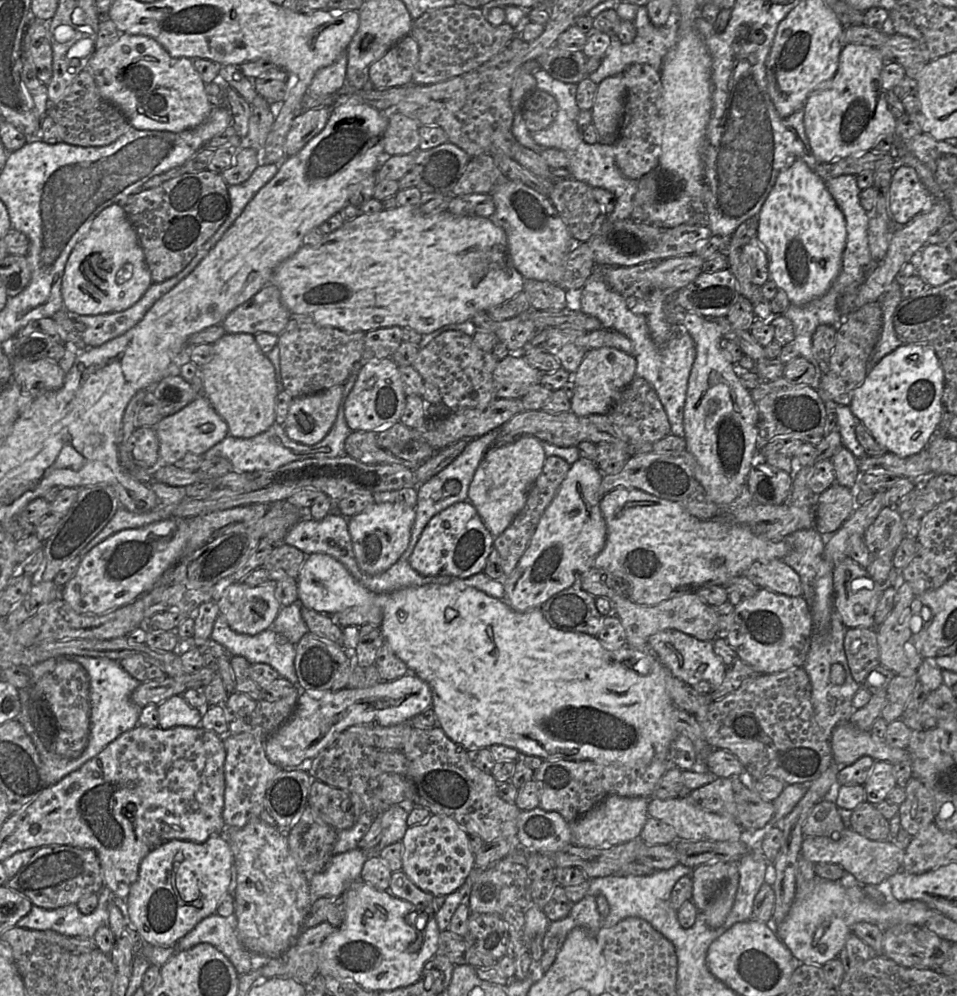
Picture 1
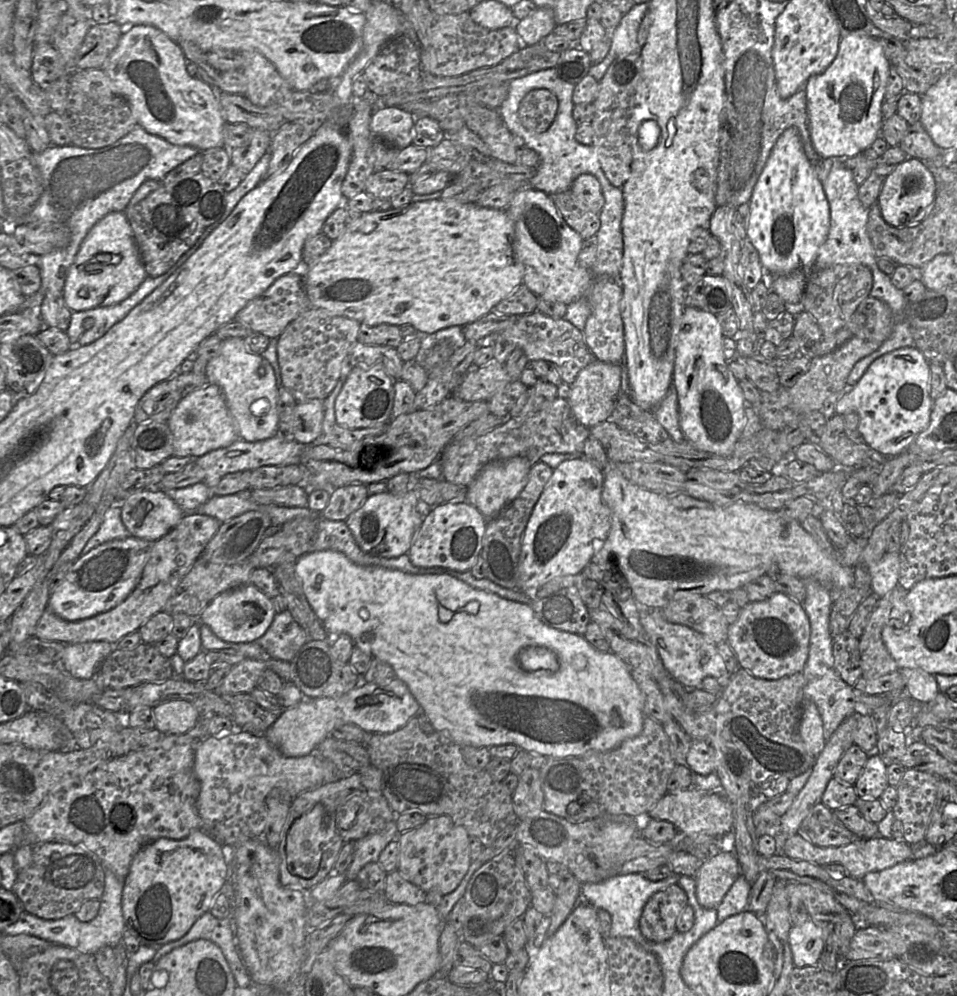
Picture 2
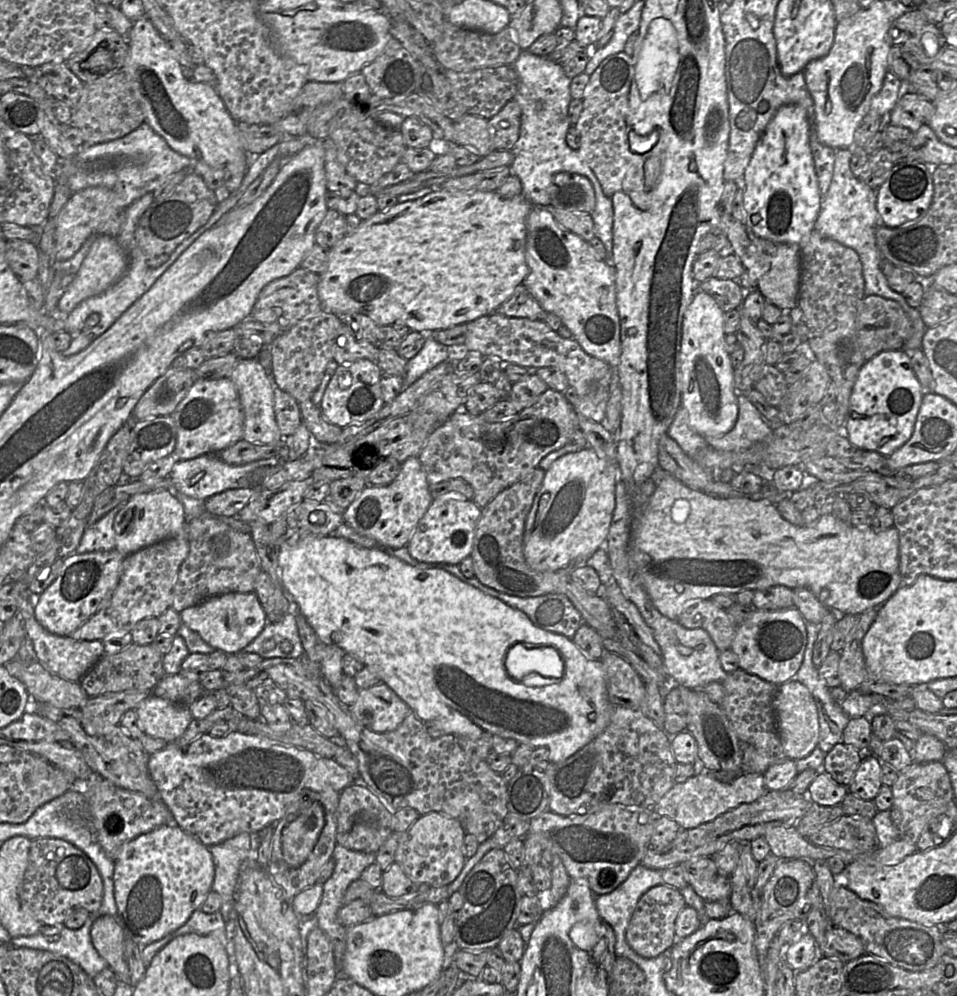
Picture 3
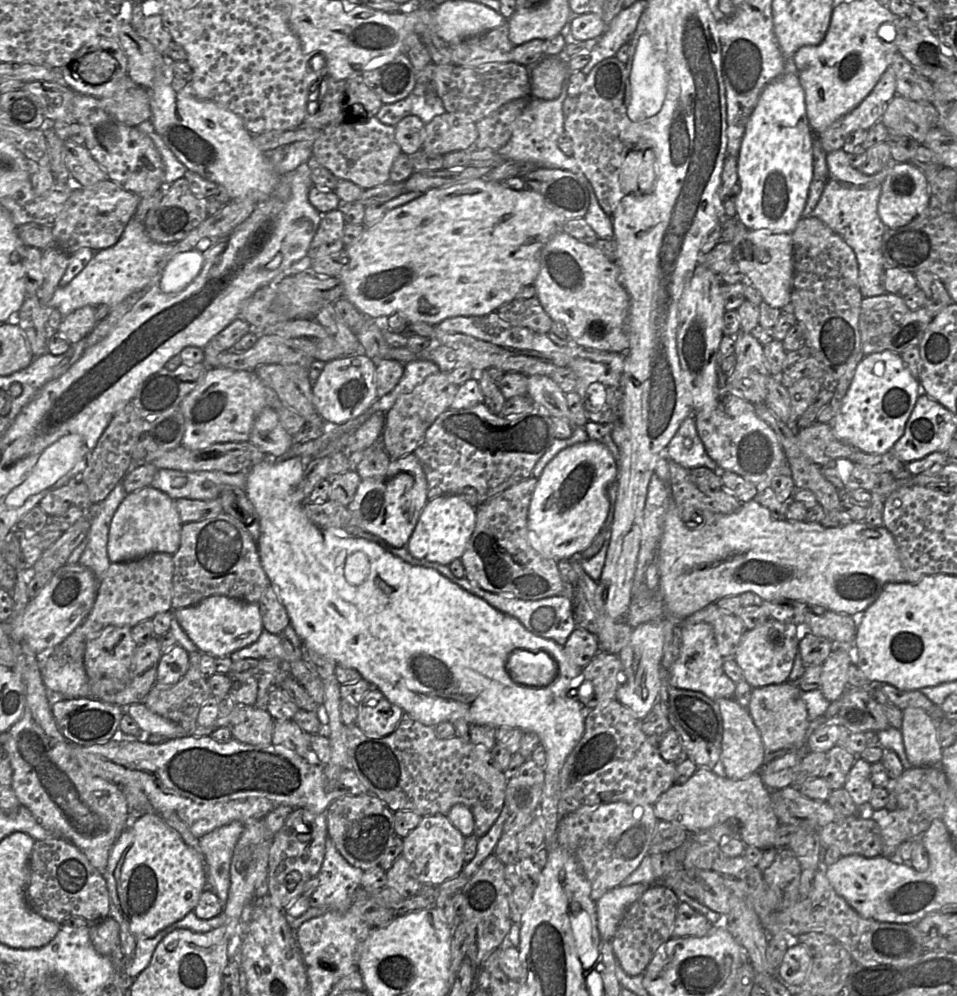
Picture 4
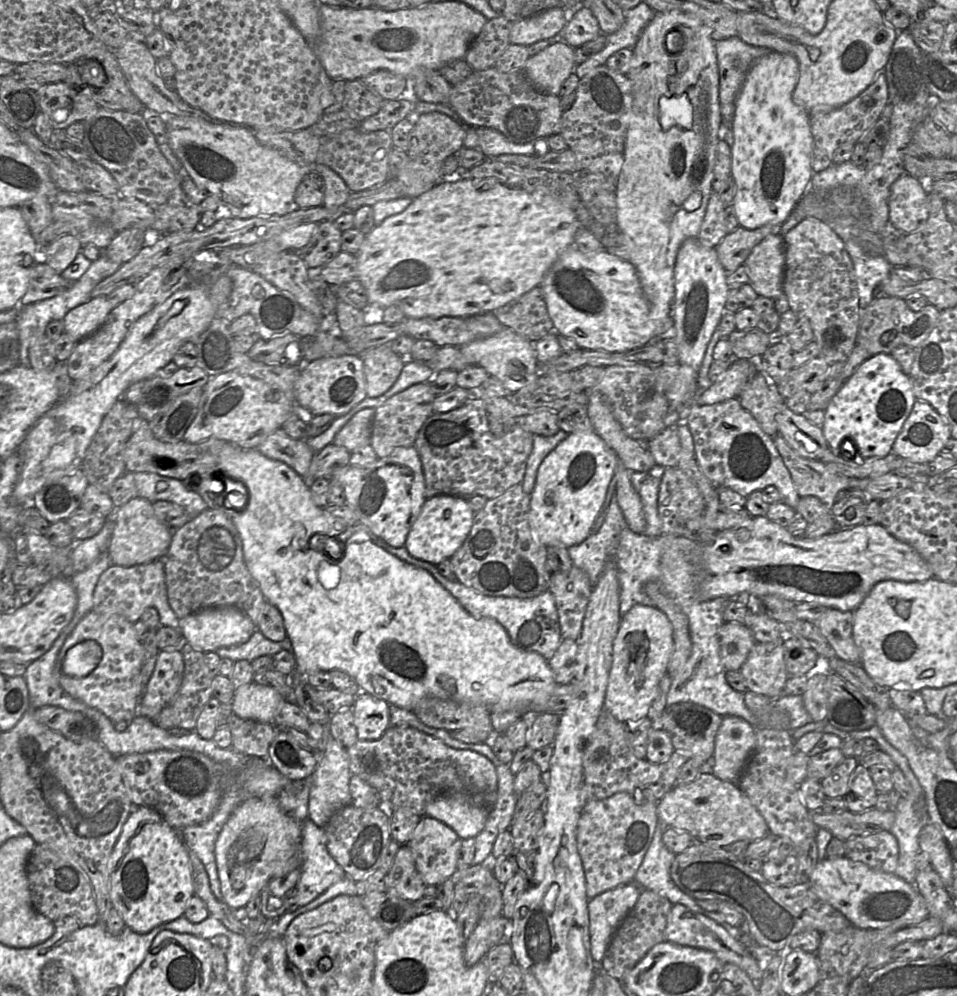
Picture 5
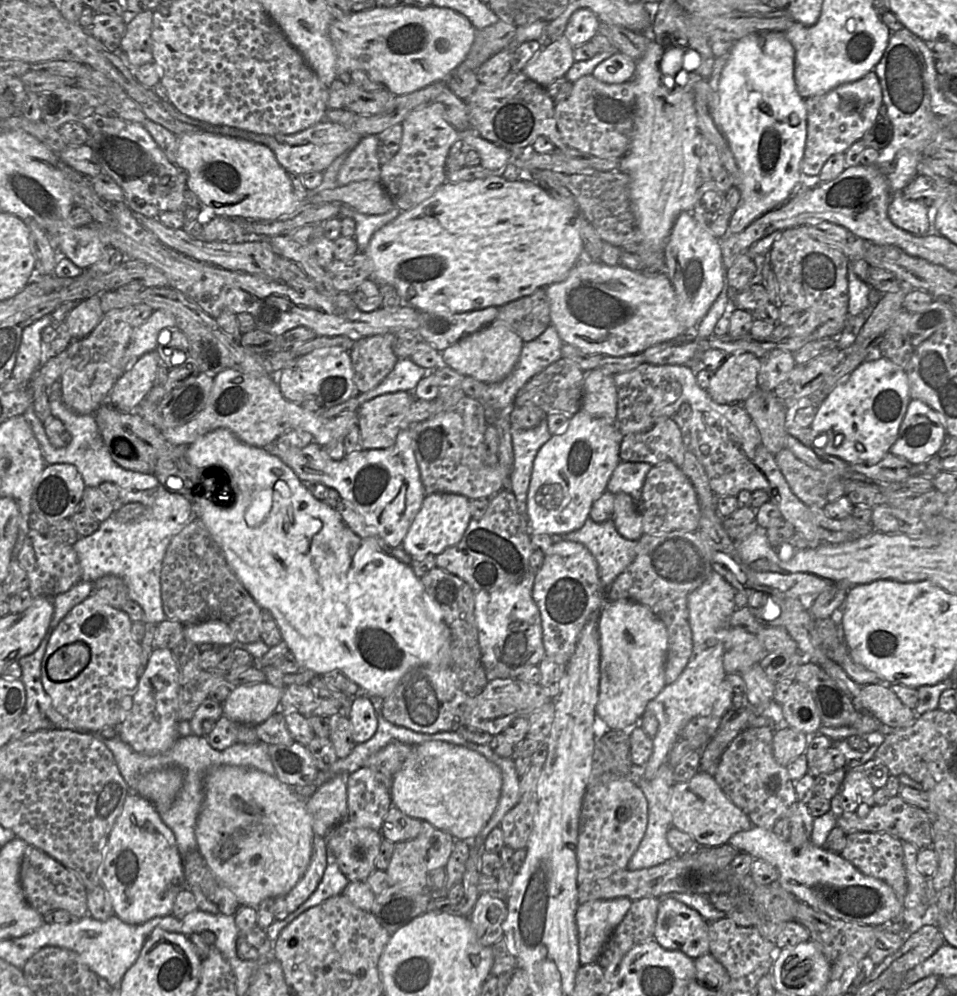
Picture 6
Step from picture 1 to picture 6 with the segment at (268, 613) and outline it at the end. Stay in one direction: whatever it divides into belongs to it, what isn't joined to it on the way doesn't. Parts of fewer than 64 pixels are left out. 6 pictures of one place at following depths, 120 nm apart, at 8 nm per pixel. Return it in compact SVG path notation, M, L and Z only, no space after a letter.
M207 620L185 625L184 637L195 645L231 645L235 643L233 631L221 620Z

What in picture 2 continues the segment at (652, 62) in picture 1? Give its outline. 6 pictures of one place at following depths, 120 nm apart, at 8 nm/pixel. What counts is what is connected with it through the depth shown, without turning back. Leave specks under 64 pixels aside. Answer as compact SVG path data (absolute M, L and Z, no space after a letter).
M635 4L628 13L623 14L619 25L612 31L611 44L605 58L598 64L591 65L588 74L598 82L614 59L634 52L641 52L637 33L641 21L648 11L648 4Z

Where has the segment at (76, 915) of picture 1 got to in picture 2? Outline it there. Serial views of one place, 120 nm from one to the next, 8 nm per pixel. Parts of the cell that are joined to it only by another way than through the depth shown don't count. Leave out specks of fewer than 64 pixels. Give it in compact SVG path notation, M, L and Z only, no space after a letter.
M104 870L104 891L100 898L100 907L97 915L88 922L79 921L74 914L69 914L56 920L39 918L28 912L23 912L12 924L7 926L2 933L8 935L27 934L49 941L53 944L70 947L82 953L94 955L105 946L115 947L121 943L124 931L122 914L122 890L123 882L110 870Z

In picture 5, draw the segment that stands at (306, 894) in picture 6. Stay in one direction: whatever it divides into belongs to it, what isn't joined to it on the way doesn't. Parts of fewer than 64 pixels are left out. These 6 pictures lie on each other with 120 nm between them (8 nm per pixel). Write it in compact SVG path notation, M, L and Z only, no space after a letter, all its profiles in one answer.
M308 818L302 824L300 871L295 890L297 908L309 904L331 885L348 877L327 849L325 828Z

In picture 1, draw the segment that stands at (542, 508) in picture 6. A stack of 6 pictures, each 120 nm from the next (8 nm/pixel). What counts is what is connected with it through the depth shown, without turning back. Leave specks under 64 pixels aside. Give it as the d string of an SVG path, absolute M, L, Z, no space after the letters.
M580 457L571 464L515 570L503 580L504 600L513 610L528 612L542 606L556 593L580 581L581 575L594 565L607 537L607 525L600 510L602 478L603 474L588 459Z

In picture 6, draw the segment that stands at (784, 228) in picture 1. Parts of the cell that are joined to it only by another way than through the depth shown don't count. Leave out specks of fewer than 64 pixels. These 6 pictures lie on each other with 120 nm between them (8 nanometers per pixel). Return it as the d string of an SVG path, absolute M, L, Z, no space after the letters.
M784 32L751 33L733 43L718 83L714 122L722 131L741 173L741 195L726 234L738 234L755 219L786 203L801 186L800 164L807 137L807 111L794 79L795 49Z

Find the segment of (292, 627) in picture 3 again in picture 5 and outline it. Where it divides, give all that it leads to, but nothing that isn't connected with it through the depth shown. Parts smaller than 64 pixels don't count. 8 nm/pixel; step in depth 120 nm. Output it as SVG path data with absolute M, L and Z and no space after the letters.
M255 630L247 642L219 648L215 653L221 658L229 658L232 661L252 661L260 656L273 656L281 650L293 652L291 640L286 637L282 642L275 642L266 638L259 630Z

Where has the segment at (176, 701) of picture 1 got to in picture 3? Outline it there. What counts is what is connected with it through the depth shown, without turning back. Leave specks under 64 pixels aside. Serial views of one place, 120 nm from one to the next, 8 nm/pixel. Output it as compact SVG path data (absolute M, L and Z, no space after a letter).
M153 695L143 700L135 711L145 734L168 743L181 737L194 719L188 706Z

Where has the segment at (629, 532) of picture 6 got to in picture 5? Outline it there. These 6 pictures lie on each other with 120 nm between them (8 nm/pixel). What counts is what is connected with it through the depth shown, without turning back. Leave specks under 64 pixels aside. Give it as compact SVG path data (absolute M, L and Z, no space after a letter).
M618 461L615 477L617 479L615 498L631 531L642 534L646 519L639 493L630 481L630 472Z

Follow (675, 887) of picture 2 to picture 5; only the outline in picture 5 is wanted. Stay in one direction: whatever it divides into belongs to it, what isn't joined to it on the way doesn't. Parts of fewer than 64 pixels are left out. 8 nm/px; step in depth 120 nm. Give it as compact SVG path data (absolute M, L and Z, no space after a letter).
M644 889L627 916L618 926L605 956L599 963L601 969L617 980L622 980L651 948L665 941L665 929L673 904L658 893Z

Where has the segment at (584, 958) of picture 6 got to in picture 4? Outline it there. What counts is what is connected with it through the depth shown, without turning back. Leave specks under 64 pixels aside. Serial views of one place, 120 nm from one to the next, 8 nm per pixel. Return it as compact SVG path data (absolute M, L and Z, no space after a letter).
M644 884L618 886L596 901L597 927L601 939L611 941L626 911L647 890Z

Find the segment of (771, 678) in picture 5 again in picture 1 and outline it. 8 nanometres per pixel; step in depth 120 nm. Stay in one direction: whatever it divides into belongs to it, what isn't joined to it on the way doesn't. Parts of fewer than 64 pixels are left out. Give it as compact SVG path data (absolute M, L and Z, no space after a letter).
M760 588L756 594L743 598L734 608L732 623L725 640L735 650L737 658L749 664L758 674L770 674L802 667L812 637L812 614L806 600Z

